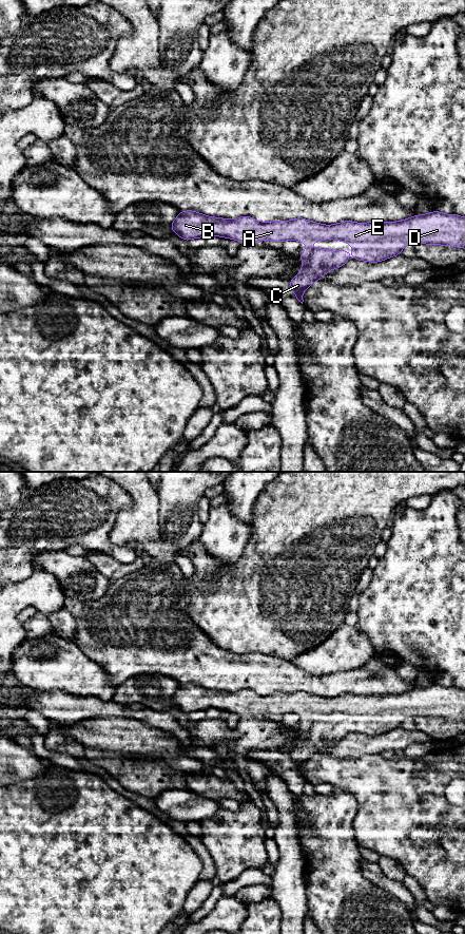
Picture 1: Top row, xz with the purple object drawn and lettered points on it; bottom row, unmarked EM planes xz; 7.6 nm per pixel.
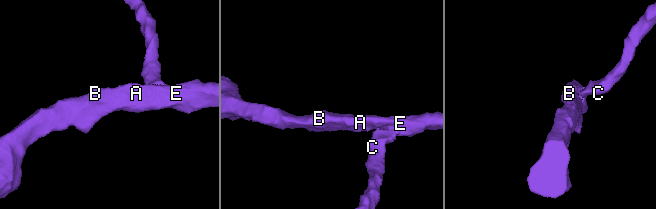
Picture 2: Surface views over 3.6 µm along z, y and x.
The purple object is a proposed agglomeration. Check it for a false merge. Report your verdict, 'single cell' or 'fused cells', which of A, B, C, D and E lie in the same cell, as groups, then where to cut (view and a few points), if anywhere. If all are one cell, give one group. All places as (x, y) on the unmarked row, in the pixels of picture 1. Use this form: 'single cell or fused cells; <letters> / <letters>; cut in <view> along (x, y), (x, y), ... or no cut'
single cell; A B C D E; no cut

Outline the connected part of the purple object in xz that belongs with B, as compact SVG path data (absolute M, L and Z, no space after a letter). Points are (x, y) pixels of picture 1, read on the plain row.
M193 683L180 684L172 693L171 704L175 705L183 713L209 708L217 708L245 716L258 713L299 713L307 718L305 724L299 727L303 735L298 747L292 750L289 759L296 771L303 777L303 765L314 755L321 752L328 744L338 742L349 733L347 723L315 722L309 717L322 712L336 712L352 719L353 732L379 736L386 731L400 728L408 717L443 718L465 721L465 690L452 687L444 687L437 683L428 687L414 688L399 694L369 694L355 695L351 693L341 694L334 698L323 698L296 690L292 693L258 694L251 689L240 689L235 692L207 689Z

